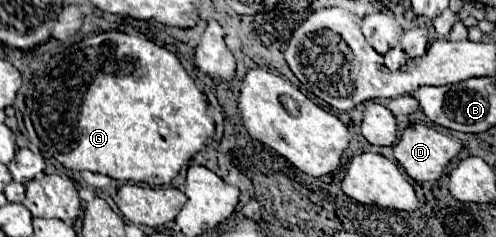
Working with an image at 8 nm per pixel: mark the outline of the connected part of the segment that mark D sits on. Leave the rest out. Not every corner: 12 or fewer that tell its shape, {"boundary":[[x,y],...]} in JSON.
{"boundary":[[409,125],[393,145],[415,181],[437,181],[461,143]]}

